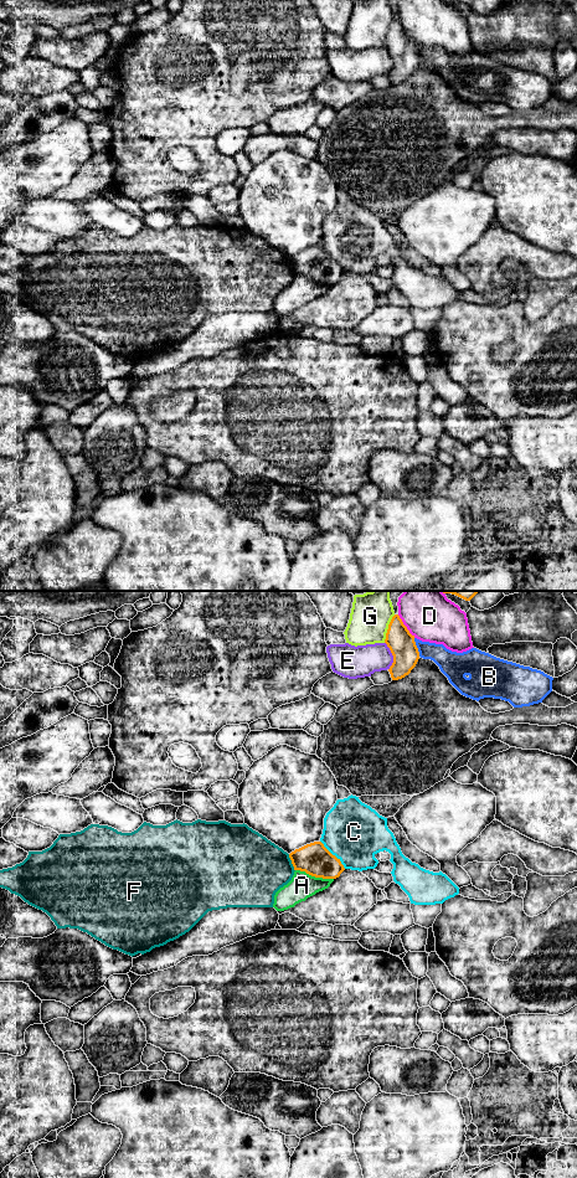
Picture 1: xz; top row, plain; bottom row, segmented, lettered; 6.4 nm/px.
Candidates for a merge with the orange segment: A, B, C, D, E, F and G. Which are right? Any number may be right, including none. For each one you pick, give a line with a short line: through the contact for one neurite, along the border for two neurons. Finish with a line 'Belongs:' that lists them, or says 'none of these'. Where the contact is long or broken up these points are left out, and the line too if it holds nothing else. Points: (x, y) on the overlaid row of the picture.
Belongs: none of these

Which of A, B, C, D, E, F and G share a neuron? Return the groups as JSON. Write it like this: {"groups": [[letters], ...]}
{"groups": [["A"], ["B"], ["C"], ["D"], ["E"], ["F"], ["G"]]}

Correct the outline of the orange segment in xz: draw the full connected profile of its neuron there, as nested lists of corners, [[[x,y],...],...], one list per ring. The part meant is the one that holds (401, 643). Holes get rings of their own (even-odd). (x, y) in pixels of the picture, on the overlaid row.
[[[395,614],[388,624],[385,643],[393,655],[393,663],[388,669],[392,680],[405,678],[416,667],[419,652],[414,636],[409,633],[398,614]]]

